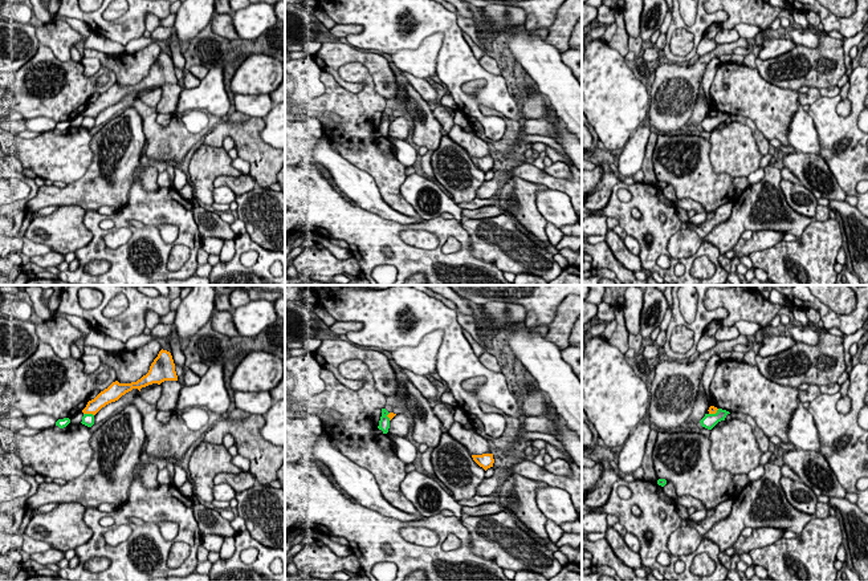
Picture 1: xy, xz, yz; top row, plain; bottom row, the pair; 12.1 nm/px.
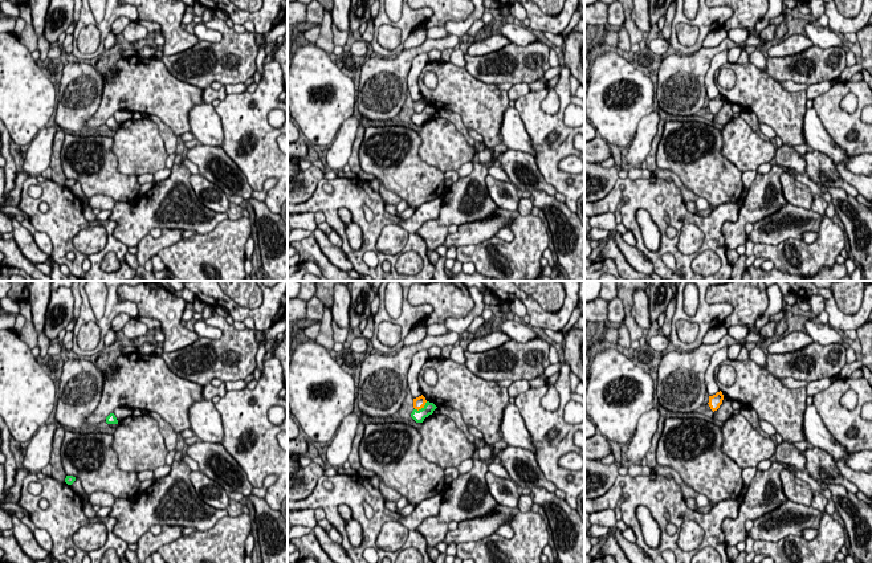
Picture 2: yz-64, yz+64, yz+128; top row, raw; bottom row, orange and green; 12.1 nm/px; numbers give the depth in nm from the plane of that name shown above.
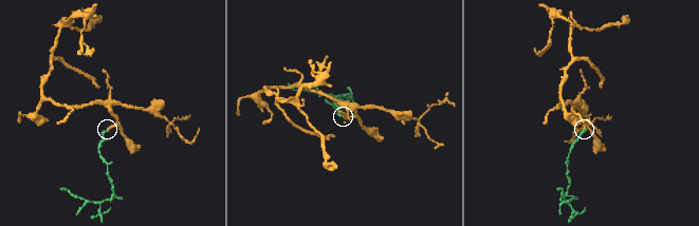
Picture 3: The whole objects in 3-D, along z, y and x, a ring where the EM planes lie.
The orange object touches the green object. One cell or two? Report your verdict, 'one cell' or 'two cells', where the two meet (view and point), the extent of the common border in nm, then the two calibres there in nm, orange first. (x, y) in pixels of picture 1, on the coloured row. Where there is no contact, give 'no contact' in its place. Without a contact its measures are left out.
two cells | xy (89, 413) | 130 nm | 170/160 nm

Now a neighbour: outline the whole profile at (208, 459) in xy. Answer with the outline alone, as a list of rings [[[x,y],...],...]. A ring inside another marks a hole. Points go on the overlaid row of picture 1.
[[[201,440],[193,451],[190,464],[193,495],[204,501],[213,500],[213,478],[220,472],[239,474],[241,468],[235,466],[228,448]]]

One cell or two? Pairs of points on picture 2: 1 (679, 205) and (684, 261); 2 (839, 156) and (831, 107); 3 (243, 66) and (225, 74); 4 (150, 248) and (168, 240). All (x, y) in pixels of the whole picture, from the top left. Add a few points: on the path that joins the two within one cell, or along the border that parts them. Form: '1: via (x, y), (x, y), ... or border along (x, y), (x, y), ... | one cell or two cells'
1: via (677, 219), (677, 235), (673, 248) | one cell
2: border along (819, 119), (830, 138), (848, 156), (858, 155) | two cells
3: via (239, 68), (229, 70) | one cell
4: via (154, 245), (164, 240) | one cell

